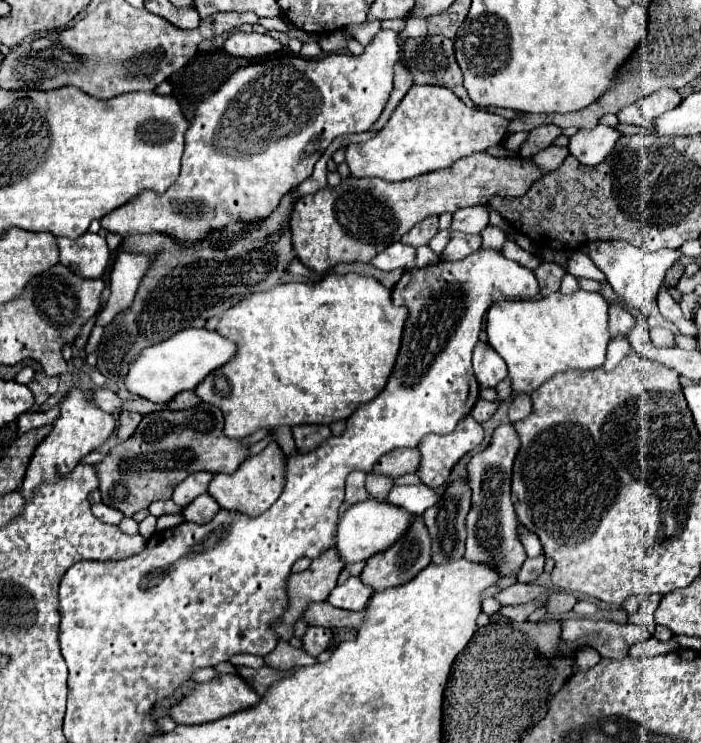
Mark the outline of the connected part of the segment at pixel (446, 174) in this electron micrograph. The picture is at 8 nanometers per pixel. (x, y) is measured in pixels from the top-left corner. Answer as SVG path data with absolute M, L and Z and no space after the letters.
M476 153L456 161L452 169L432 171L402 183L348 177L334 189L320 189L314 195L306 195L296 201L290 215L294 253L318 275L328 273L338 263L370 263L372 257L400 241L400 237L422 219L454 213L462 207L486 205L494 195L522 197L542 175L544 171L532 159Z

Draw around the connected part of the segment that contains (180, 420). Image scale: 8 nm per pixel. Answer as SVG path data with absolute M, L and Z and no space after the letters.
M204 403L184 411L164 409L156 415L142 417L136 433L116 445L110 455L96 465L102 503L132 517L136 511L148 509L156 499L170 499L174 487L182 483L190 471L234 473L246 457L248 447L224 437L222 413L218 409L206 407Z

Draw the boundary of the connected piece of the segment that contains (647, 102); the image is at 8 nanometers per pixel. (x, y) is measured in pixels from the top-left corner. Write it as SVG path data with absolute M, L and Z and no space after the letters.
M660 89L648 97L642 97L636 103L624 107L618 113L618 119L620 119L620 123L626 123L626 125L650 129L664 111L670 111L670 109L678 107L680 103L682 103L682 95L676 89Z

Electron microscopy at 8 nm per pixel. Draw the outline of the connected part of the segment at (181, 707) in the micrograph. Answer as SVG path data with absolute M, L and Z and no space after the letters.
M218 675L216 679L208 681L208 683L200 683L188 697L184 697L182 703L178 703L176 707L170 709L170 717L176 723L184 723L184 725L200 725L200 723L210 723L210 721L218 721L222 717L228 717L232 713L244 711L254 707L260 701L260 697L254 693L252 687L246 685L246 681L240 675Z

